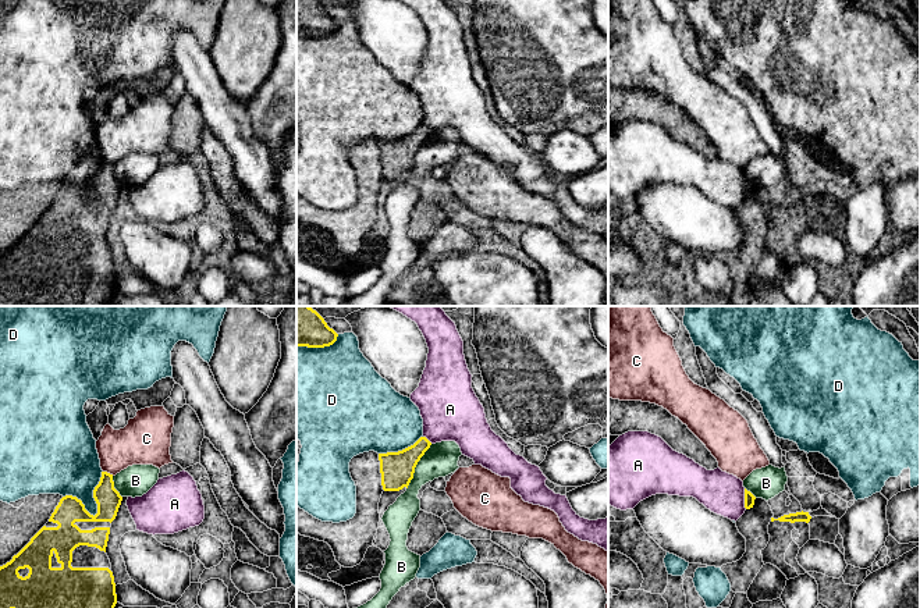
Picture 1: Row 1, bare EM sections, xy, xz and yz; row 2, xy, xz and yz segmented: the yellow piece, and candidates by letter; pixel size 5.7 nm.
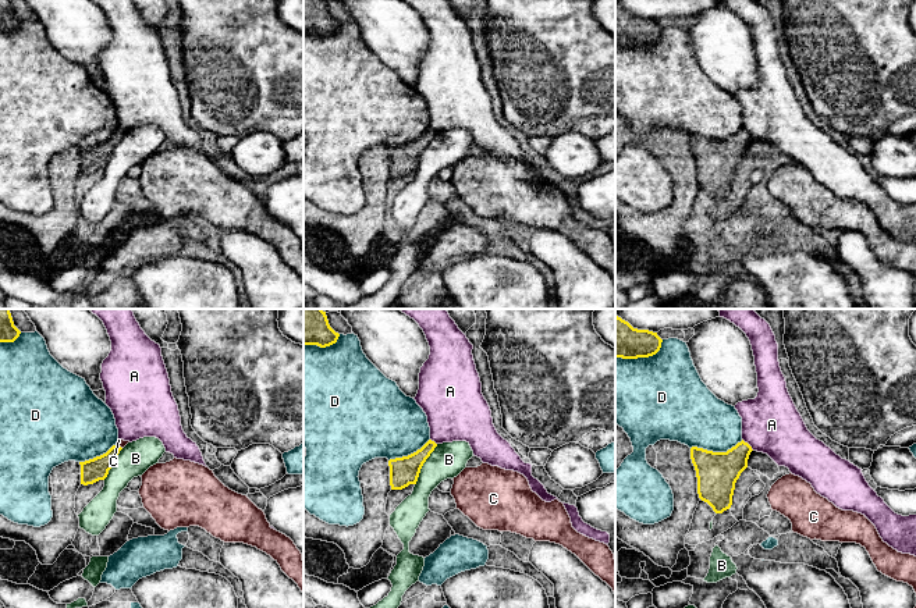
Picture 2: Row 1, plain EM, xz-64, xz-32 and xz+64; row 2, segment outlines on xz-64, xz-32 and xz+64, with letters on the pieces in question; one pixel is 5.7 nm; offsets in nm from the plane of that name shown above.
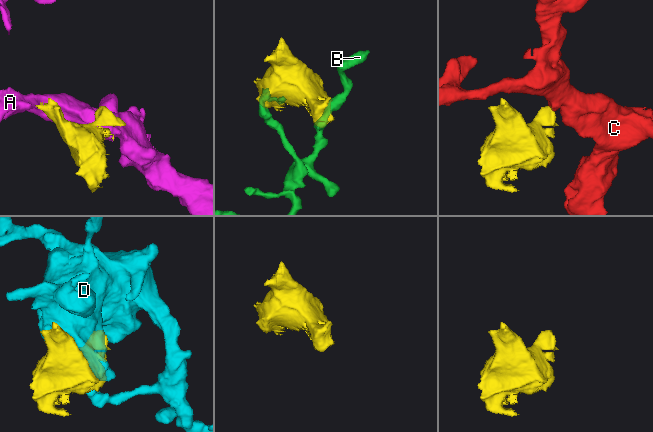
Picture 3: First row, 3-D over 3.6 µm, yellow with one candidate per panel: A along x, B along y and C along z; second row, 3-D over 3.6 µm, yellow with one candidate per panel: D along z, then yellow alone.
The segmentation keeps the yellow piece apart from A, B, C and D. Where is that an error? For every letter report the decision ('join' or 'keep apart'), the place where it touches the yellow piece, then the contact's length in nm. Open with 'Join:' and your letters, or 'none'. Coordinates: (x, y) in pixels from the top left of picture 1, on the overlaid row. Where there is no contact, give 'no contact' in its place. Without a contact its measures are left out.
Join: none
A: keep apart | yz (745, 498) | 120 nm
B: keep apart | xz (415, 466) | 300 nm
C: keep apart | xy (109, 473) | 70 nm
D: keep apart | xy (98, 509) | 280 nm

